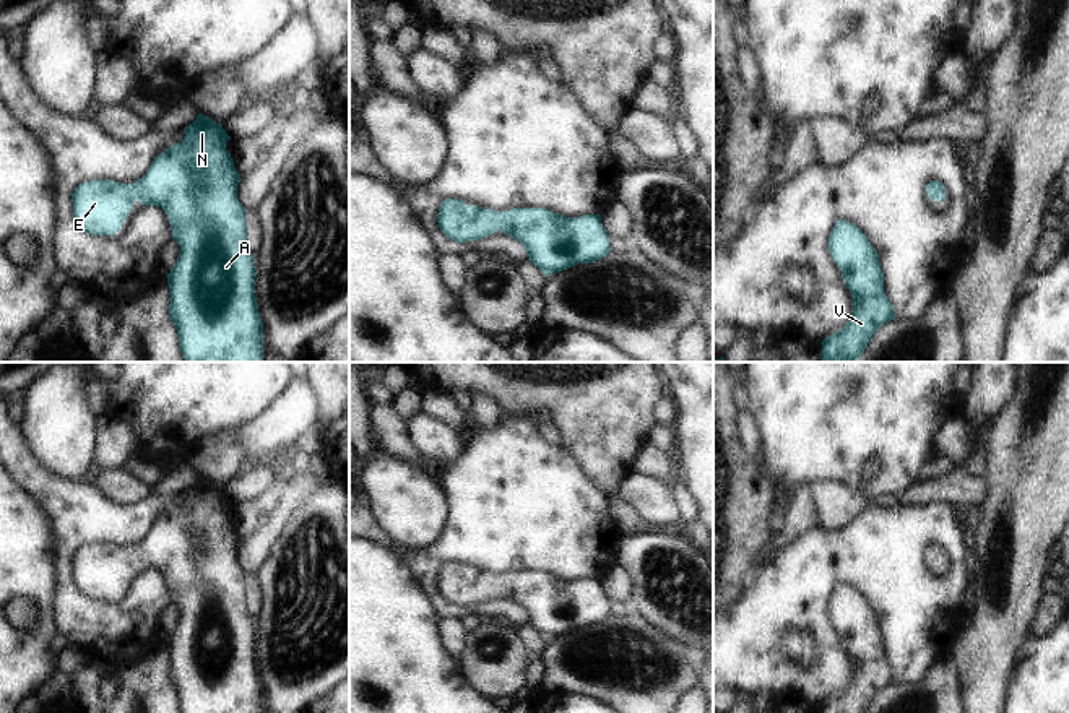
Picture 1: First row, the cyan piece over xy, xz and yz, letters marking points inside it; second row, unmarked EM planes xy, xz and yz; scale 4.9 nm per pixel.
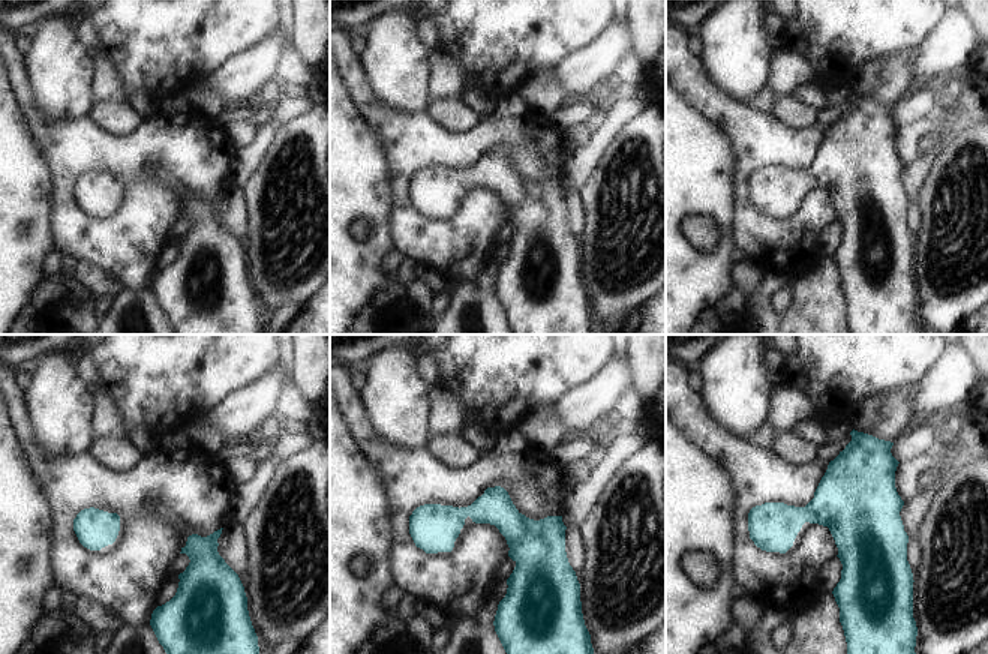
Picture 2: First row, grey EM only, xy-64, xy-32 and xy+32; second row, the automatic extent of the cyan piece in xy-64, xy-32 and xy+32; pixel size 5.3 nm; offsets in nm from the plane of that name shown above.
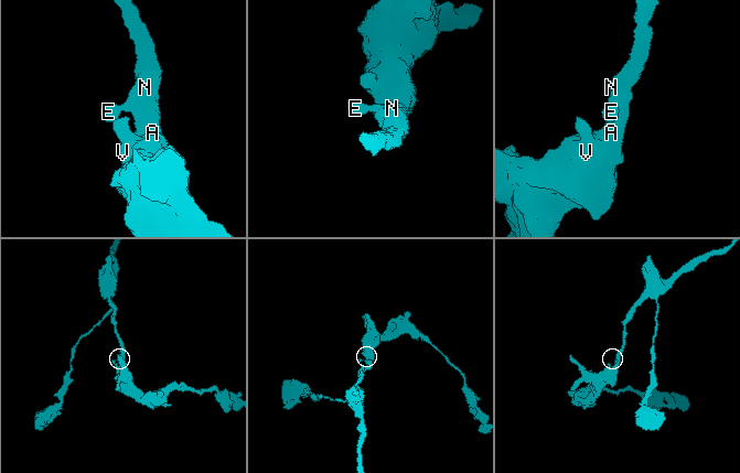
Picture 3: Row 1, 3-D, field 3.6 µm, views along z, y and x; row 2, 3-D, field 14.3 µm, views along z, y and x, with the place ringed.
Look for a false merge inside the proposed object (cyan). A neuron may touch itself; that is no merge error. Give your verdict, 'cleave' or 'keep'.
keep

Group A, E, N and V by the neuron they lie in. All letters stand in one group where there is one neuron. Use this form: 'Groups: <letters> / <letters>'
Groups: A E N V.

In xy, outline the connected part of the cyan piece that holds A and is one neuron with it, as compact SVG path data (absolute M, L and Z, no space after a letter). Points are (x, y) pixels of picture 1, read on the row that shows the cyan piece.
M203 114L184 130L184 141L154 158L135 184L80 184L71 195L75 221L93 236L115 236L136 200L161 206L169 218L172 239L180 245L167 284L169 317L185 362L263 362L263 323L255 297L257 270L247 245L245 208L237 200L240 174L226 149L231 136L221 123Z

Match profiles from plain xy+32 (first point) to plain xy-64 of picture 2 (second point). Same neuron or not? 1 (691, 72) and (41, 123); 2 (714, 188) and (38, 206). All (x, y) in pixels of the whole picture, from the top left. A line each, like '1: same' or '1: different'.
1: same
2: same

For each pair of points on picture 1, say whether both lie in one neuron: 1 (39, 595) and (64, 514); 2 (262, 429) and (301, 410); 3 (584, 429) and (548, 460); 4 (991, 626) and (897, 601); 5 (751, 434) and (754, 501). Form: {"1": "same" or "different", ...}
{"1": "different", "2": "same", "3": "different", "4": "different", "5": "different"}

